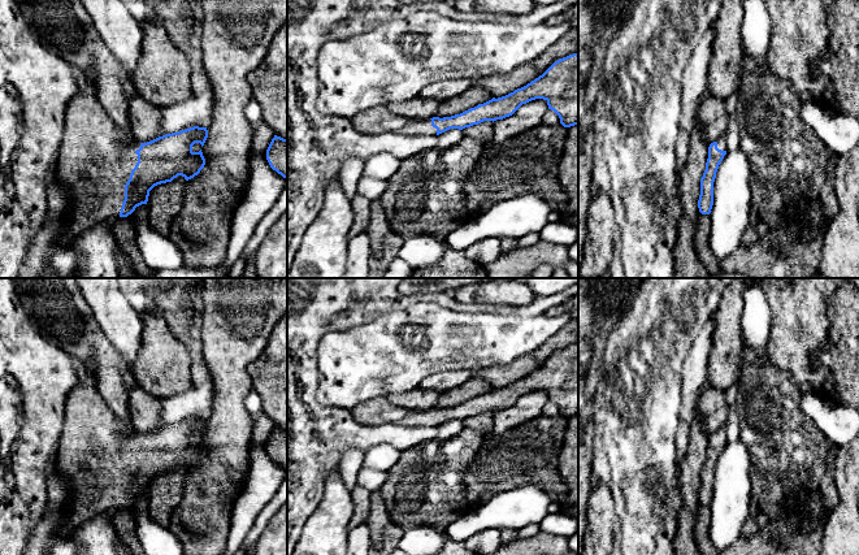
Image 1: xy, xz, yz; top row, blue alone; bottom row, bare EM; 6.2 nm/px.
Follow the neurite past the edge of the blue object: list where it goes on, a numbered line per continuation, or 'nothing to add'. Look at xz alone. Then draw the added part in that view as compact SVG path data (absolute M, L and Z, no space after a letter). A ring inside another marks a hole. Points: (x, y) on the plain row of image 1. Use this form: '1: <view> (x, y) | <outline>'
1: xz (376, 411) | M386 396L355 406L350 413L357 422L366 425L395 422L400 426L437 426L437 420L431 417L430 409L413 411L394 406Z

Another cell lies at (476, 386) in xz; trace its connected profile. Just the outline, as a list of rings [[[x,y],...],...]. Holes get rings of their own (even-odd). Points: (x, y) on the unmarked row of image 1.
[[[473,376],[465,383],[452,390],[446,390],[441,393],[439,399],[435,404],[435,408],[443,409],[443,408],[460,406],[491,390],[493,390],[493,386],[489,382]]]

